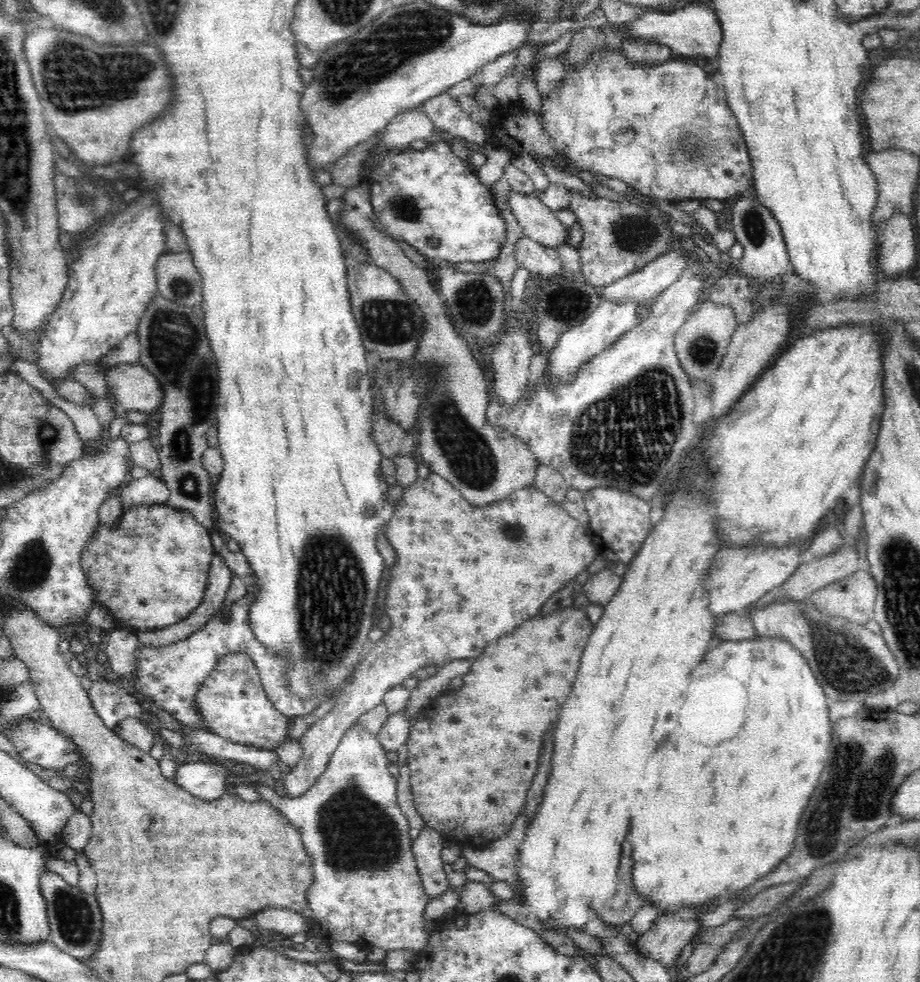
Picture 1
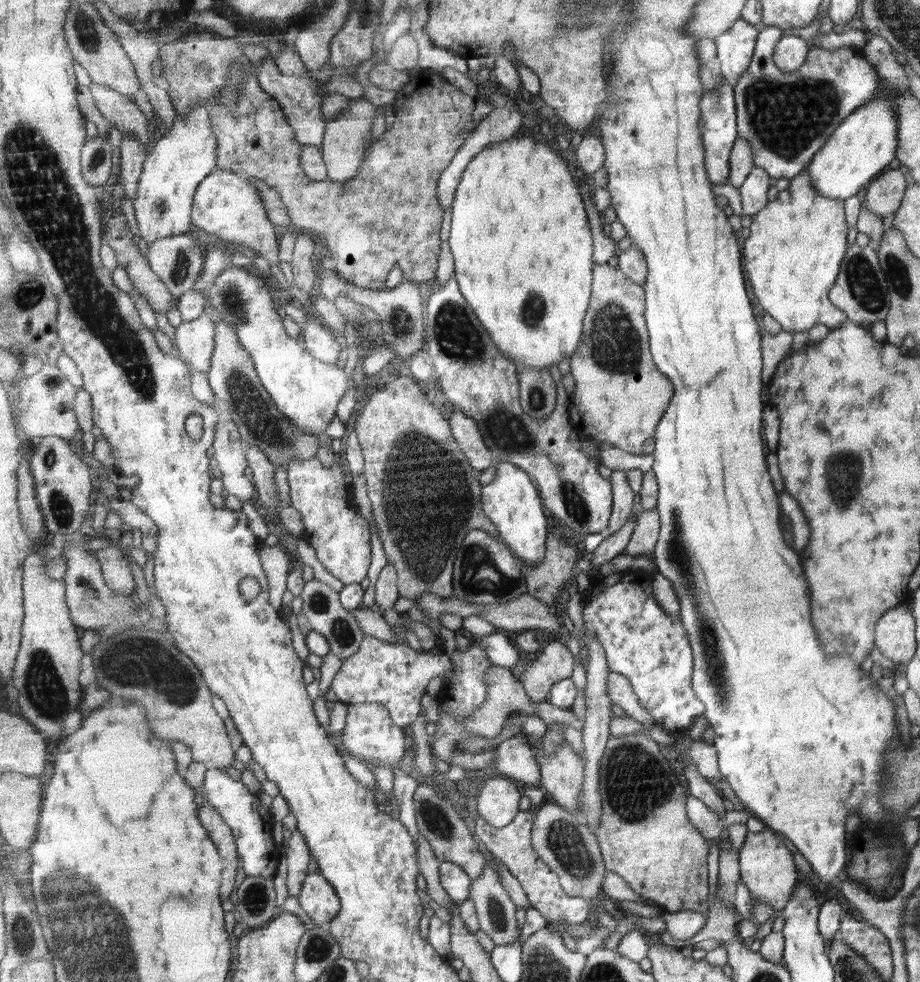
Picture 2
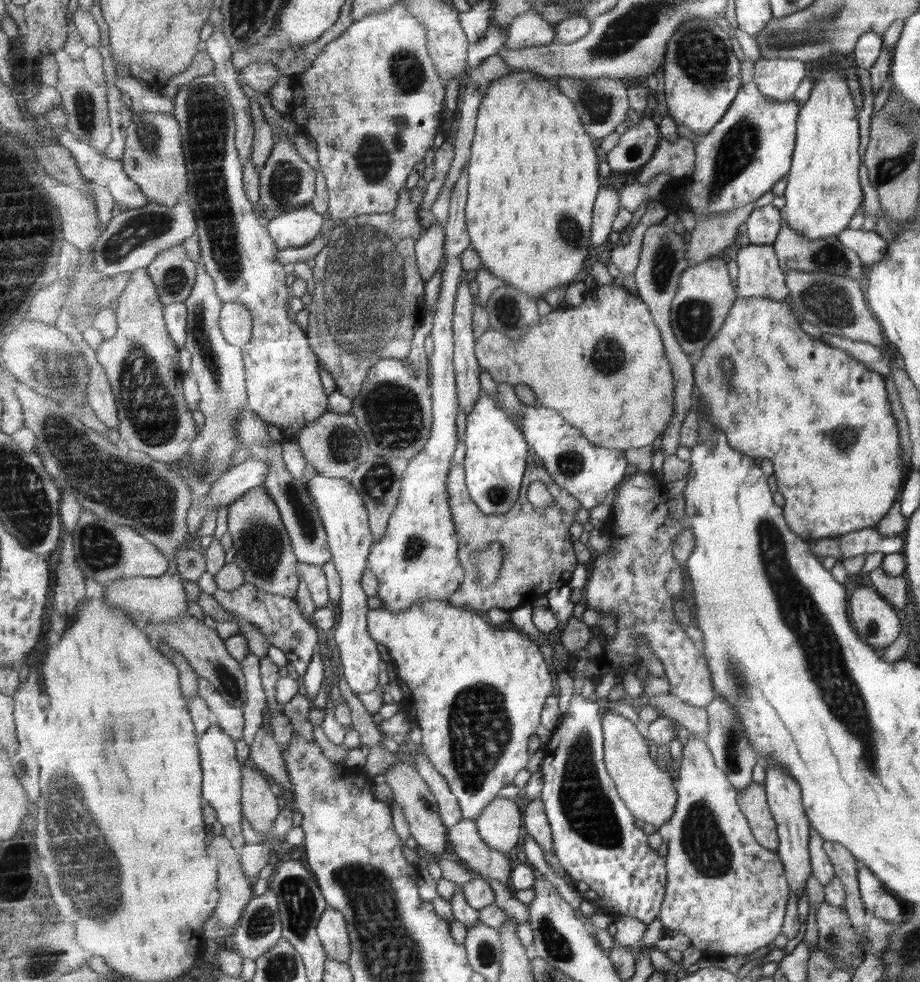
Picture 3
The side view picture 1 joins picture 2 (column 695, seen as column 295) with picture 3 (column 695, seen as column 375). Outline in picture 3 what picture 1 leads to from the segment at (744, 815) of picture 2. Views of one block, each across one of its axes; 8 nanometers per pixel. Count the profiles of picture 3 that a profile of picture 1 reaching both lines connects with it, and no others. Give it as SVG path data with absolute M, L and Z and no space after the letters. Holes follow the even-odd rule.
M694 733L682 749L676 780L678 804L674 817L658 834L667 843L667 894L658 920L668 932L681 932L699 950L725 955L751 954L757 948L770 946L780 934L789 892L784 869L775 852L766 850L751 835L745 816L738 810L737 792L726 774L715 766L706 742Z

